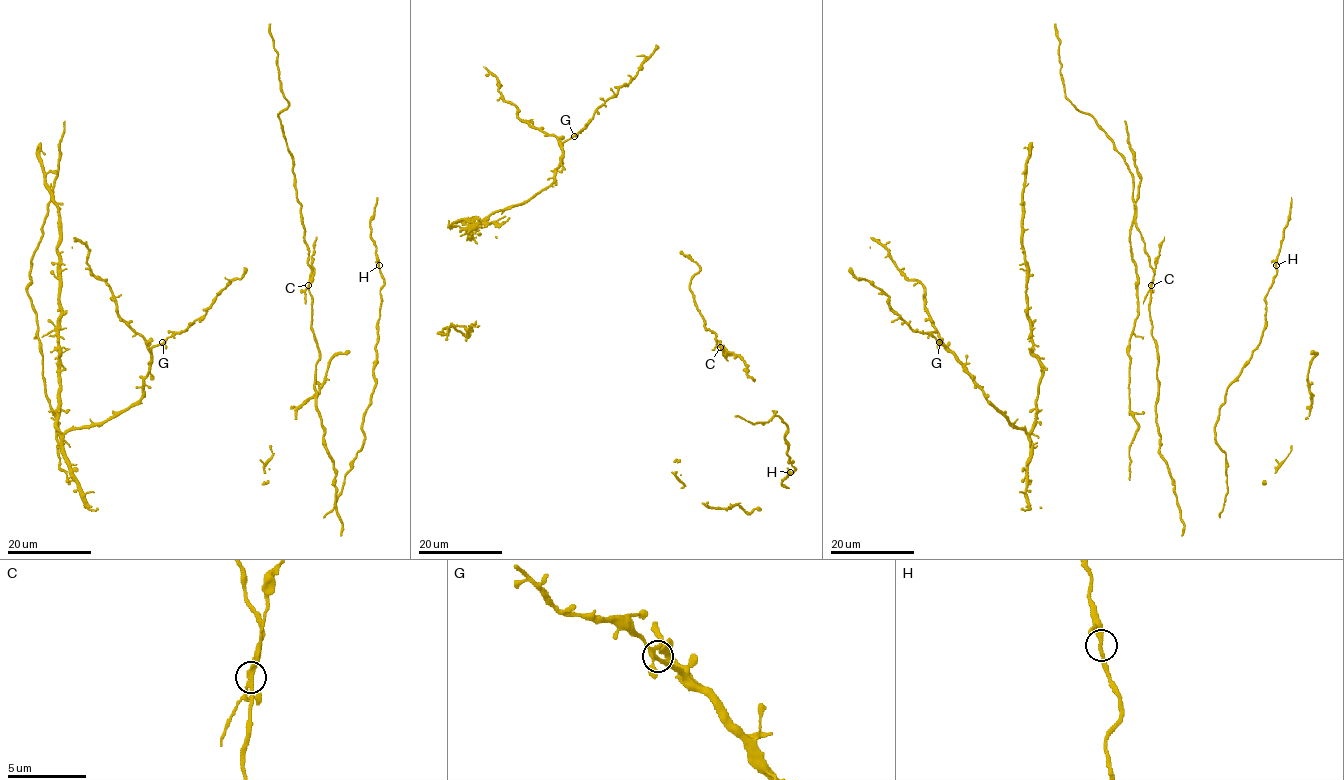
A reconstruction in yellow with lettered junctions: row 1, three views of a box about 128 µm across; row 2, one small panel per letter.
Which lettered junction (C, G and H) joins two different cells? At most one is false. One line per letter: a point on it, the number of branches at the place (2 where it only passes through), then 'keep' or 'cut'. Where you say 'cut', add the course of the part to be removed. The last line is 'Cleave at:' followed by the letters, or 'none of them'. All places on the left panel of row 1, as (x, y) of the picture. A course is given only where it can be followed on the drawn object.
C: place (308, 285); branches 3; cut; course (309, 285), (313, 276), (312, 256), (316, 237)
G: place (162, 342); branches 3; keep
H: place (379, 265); branches 3; keep
Cleave at: C

